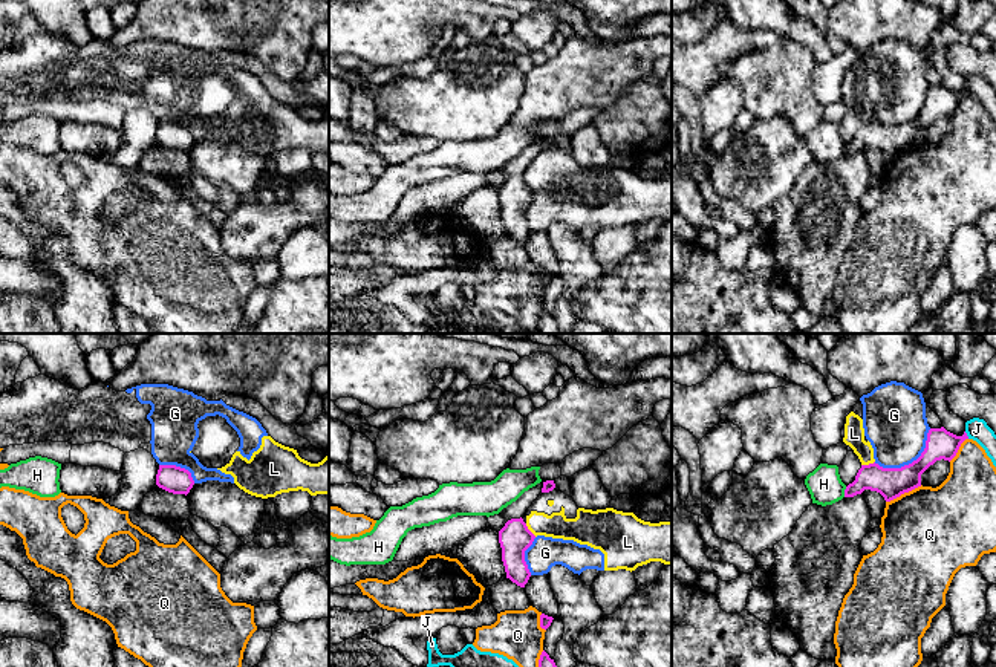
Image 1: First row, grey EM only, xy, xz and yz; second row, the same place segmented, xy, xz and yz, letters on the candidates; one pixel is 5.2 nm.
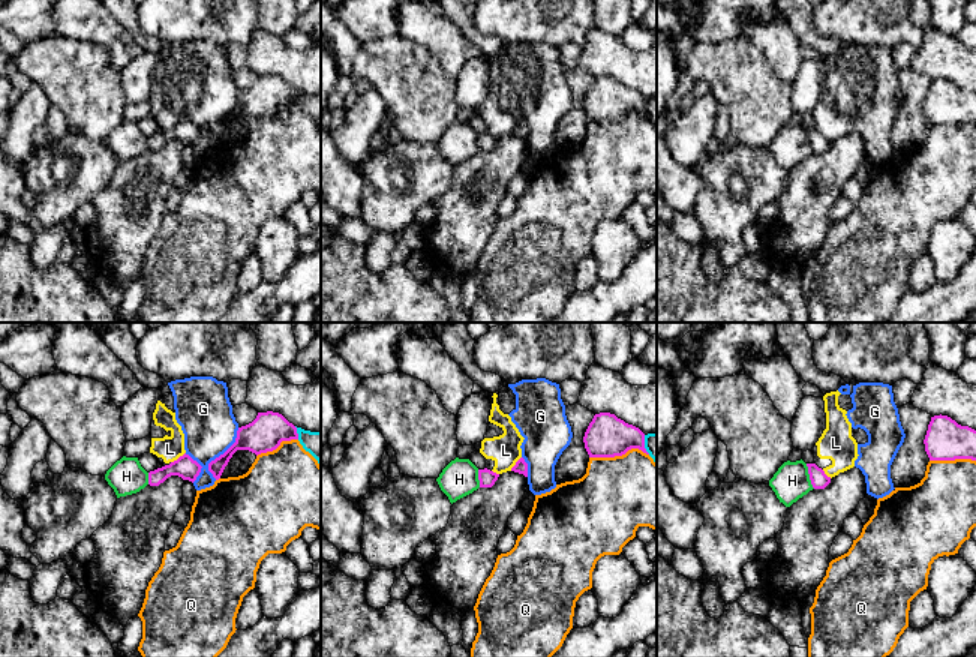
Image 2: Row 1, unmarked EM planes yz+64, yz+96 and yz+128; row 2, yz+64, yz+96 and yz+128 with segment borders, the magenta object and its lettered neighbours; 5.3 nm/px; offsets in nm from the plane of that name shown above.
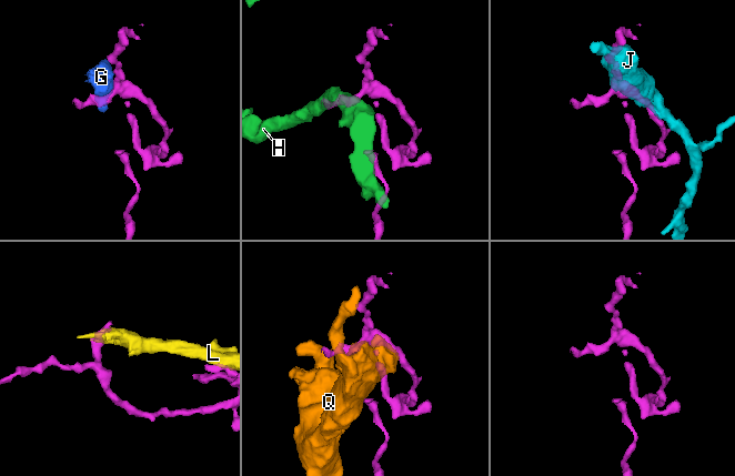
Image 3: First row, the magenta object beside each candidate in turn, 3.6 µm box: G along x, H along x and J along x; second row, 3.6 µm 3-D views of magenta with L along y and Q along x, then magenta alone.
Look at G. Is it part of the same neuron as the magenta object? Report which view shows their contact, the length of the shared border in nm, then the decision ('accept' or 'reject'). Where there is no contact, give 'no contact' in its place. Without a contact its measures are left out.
contact in yz; length 360 nm; reject

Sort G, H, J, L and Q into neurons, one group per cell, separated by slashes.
G L / H / J / Q

